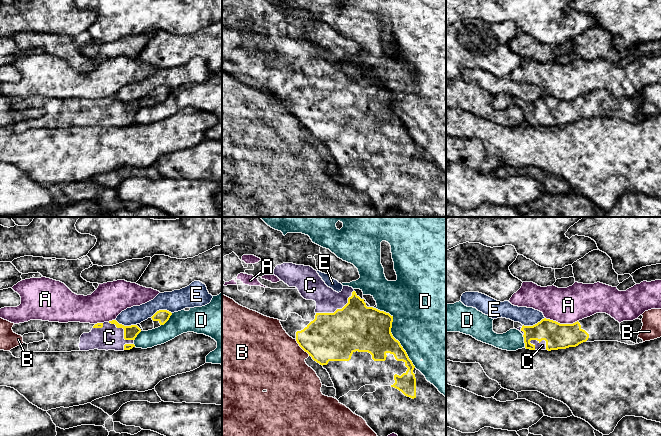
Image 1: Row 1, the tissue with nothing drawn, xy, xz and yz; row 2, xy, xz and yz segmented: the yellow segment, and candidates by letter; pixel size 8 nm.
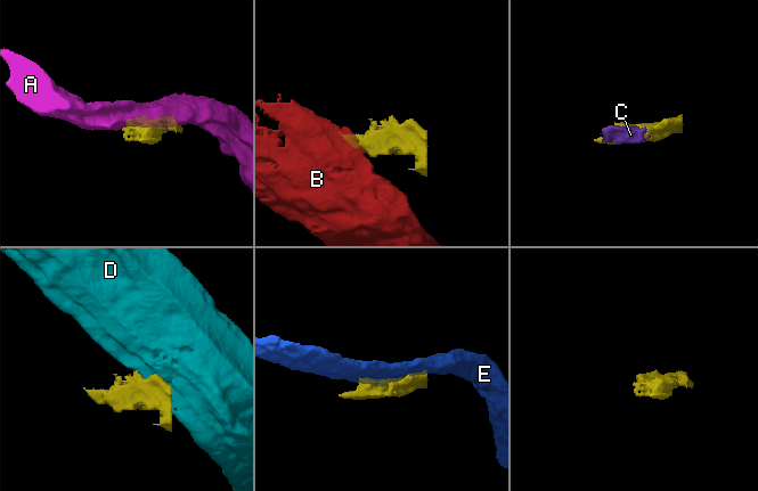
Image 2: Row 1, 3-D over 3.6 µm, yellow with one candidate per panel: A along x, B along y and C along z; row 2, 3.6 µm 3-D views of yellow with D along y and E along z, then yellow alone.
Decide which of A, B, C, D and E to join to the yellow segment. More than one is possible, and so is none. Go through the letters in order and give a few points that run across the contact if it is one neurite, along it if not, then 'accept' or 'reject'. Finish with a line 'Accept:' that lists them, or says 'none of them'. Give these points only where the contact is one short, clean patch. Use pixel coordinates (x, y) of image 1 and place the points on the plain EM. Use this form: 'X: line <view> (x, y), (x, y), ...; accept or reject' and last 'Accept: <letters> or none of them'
A: reject
B: line xz (295, 115), (309, 131); reject
C: accept
D: reject
E: reject
Accept: C

